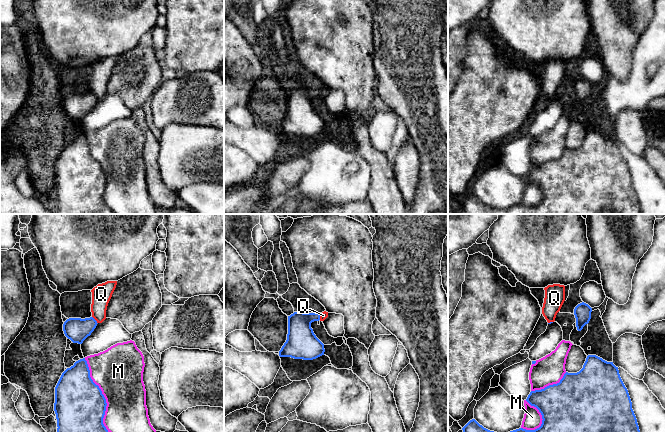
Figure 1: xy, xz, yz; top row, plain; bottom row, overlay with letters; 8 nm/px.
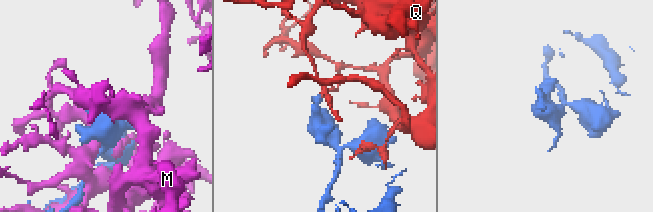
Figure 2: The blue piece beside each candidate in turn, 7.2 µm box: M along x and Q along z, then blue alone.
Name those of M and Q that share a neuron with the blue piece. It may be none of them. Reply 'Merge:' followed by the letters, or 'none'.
Merge: none

